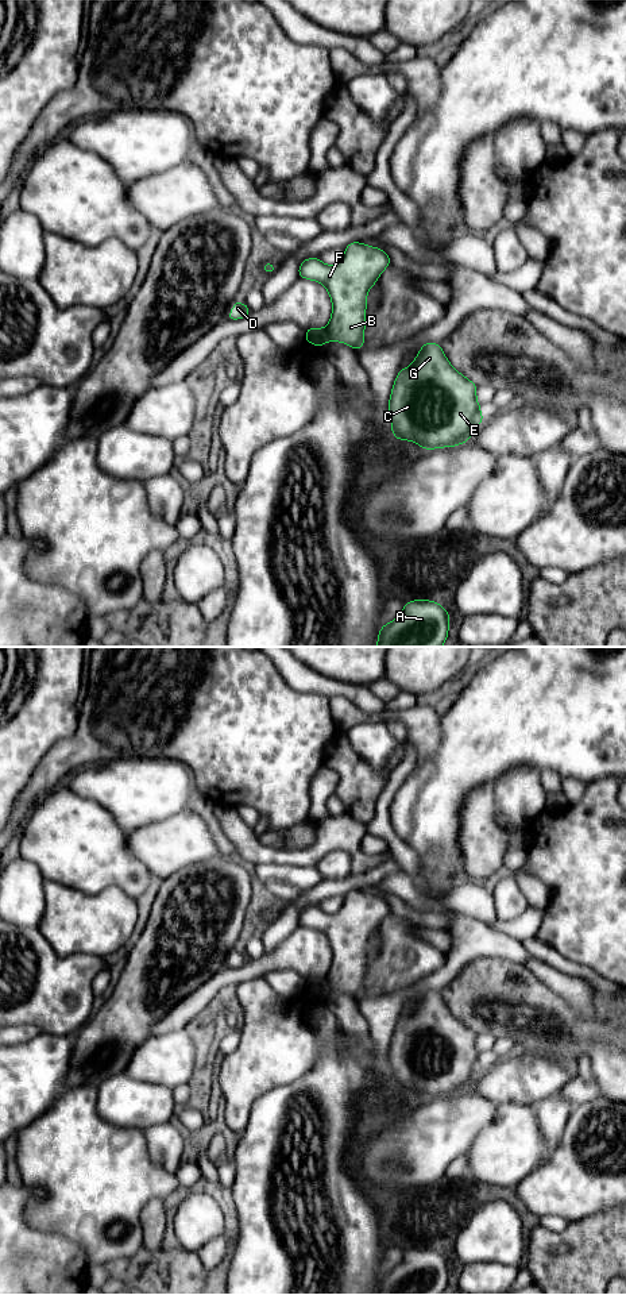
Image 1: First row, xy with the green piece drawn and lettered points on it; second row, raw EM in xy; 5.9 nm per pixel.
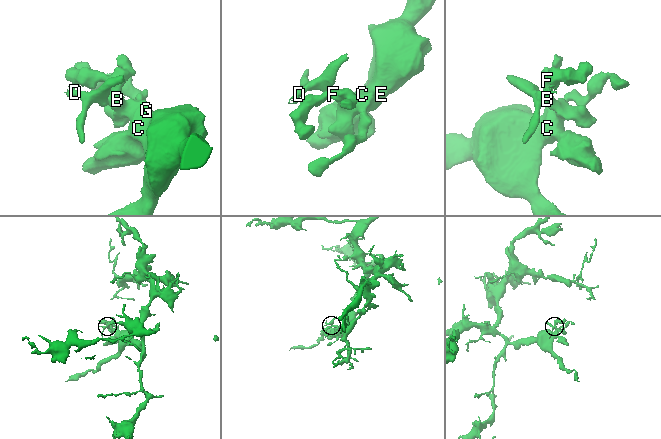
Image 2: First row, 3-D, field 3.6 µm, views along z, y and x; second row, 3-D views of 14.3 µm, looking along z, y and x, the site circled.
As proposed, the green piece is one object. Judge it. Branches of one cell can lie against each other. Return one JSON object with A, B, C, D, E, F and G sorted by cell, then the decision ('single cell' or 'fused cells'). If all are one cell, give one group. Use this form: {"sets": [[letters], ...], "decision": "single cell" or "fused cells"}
{"sets": [["A", "B", "C", "E", "F", "G"], ["D"]], "decision": "fused cells"}

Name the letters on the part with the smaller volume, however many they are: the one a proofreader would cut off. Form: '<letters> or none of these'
D

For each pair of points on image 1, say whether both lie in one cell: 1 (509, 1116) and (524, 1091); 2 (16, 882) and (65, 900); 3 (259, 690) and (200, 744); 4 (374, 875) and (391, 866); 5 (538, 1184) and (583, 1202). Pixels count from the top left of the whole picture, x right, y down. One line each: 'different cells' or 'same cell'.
1: different cells
2: different cells
3: same cell
4: same cell
5: same cell

